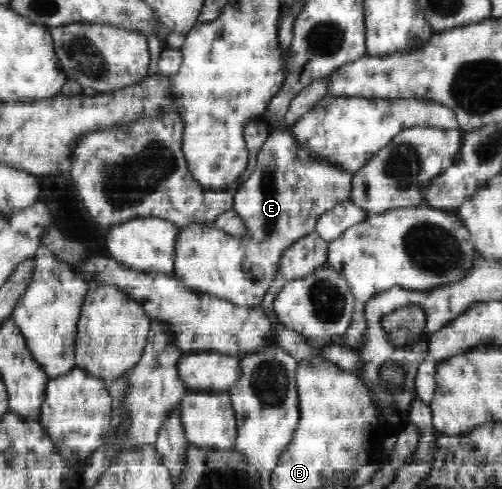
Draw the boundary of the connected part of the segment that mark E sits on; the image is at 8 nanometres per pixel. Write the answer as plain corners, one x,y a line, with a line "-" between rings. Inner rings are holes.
290,127
271,131
257,155
253,173
240,183
234,195
233,209
245,222
245,237
232,236
214,223
193,222
180,228
173,274
196,293
259,307
285,249
305,237
305,233
313,232
321,214
349,200
352,177
353,173
339,170
302,150

